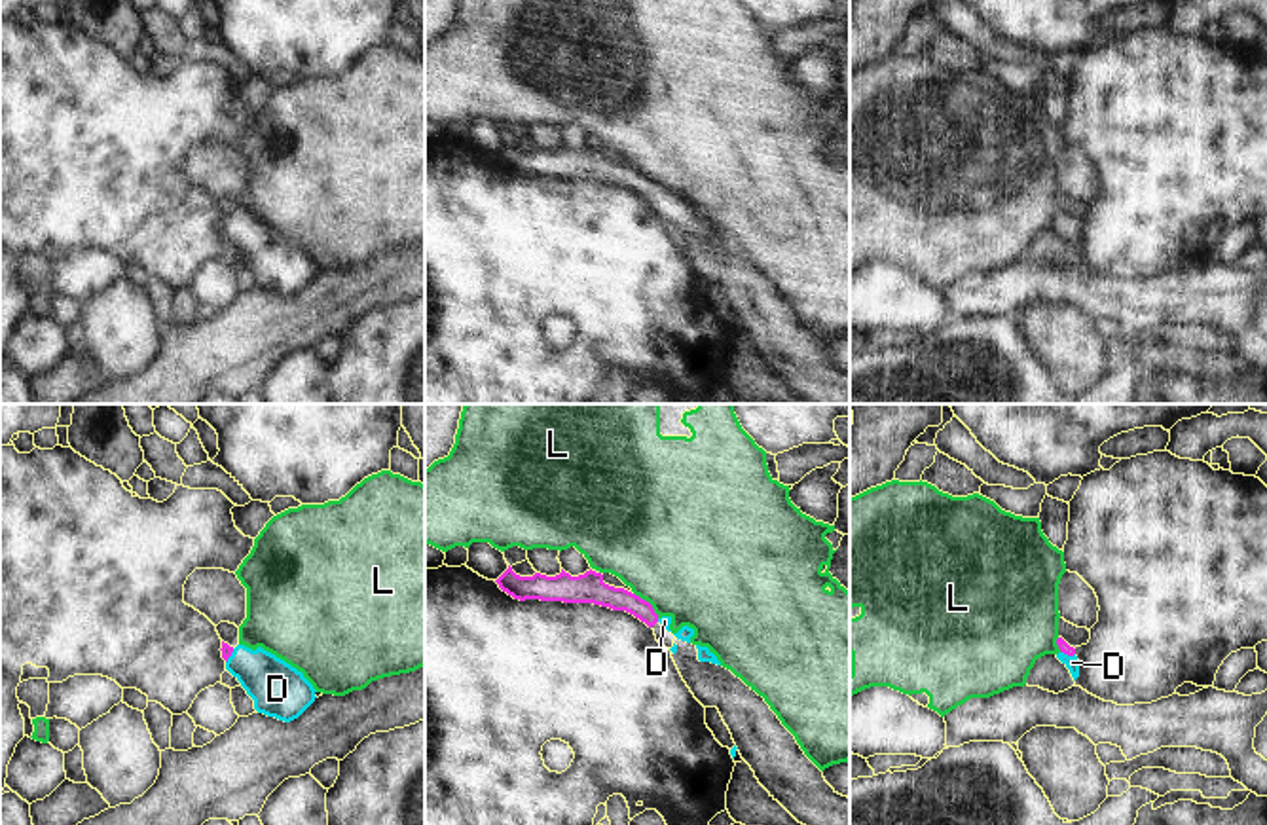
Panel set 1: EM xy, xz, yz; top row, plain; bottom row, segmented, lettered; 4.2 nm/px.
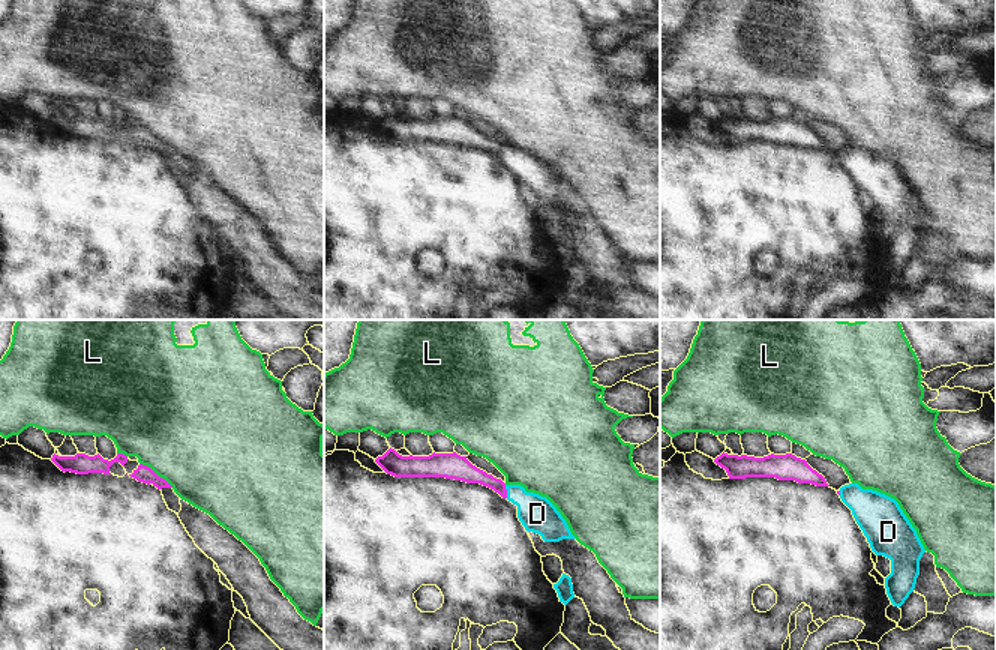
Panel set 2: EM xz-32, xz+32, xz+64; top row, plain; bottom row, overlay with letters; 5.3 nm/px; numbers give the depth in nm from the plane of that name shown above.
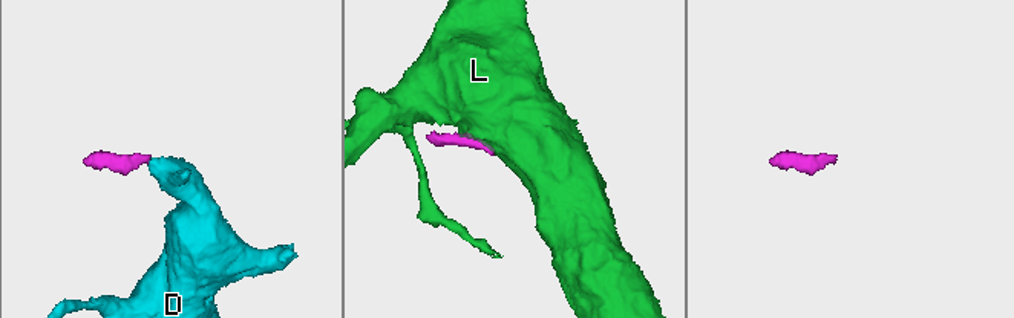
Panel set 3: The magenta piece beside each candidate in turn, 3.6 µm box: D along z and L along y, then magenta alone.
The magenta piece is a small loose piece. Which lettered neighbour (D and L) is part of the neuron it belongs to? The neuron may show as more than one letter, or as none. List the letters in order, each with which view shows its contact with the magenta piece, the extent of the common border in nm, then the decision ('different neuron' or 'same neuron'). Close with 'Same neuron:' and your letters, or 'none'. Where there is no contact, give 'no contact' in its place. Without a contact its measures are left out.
D: contact in yz; length 70 nm; same neuron
L: contact in xz; length 160 nm; different neuron
Same neuron: D

